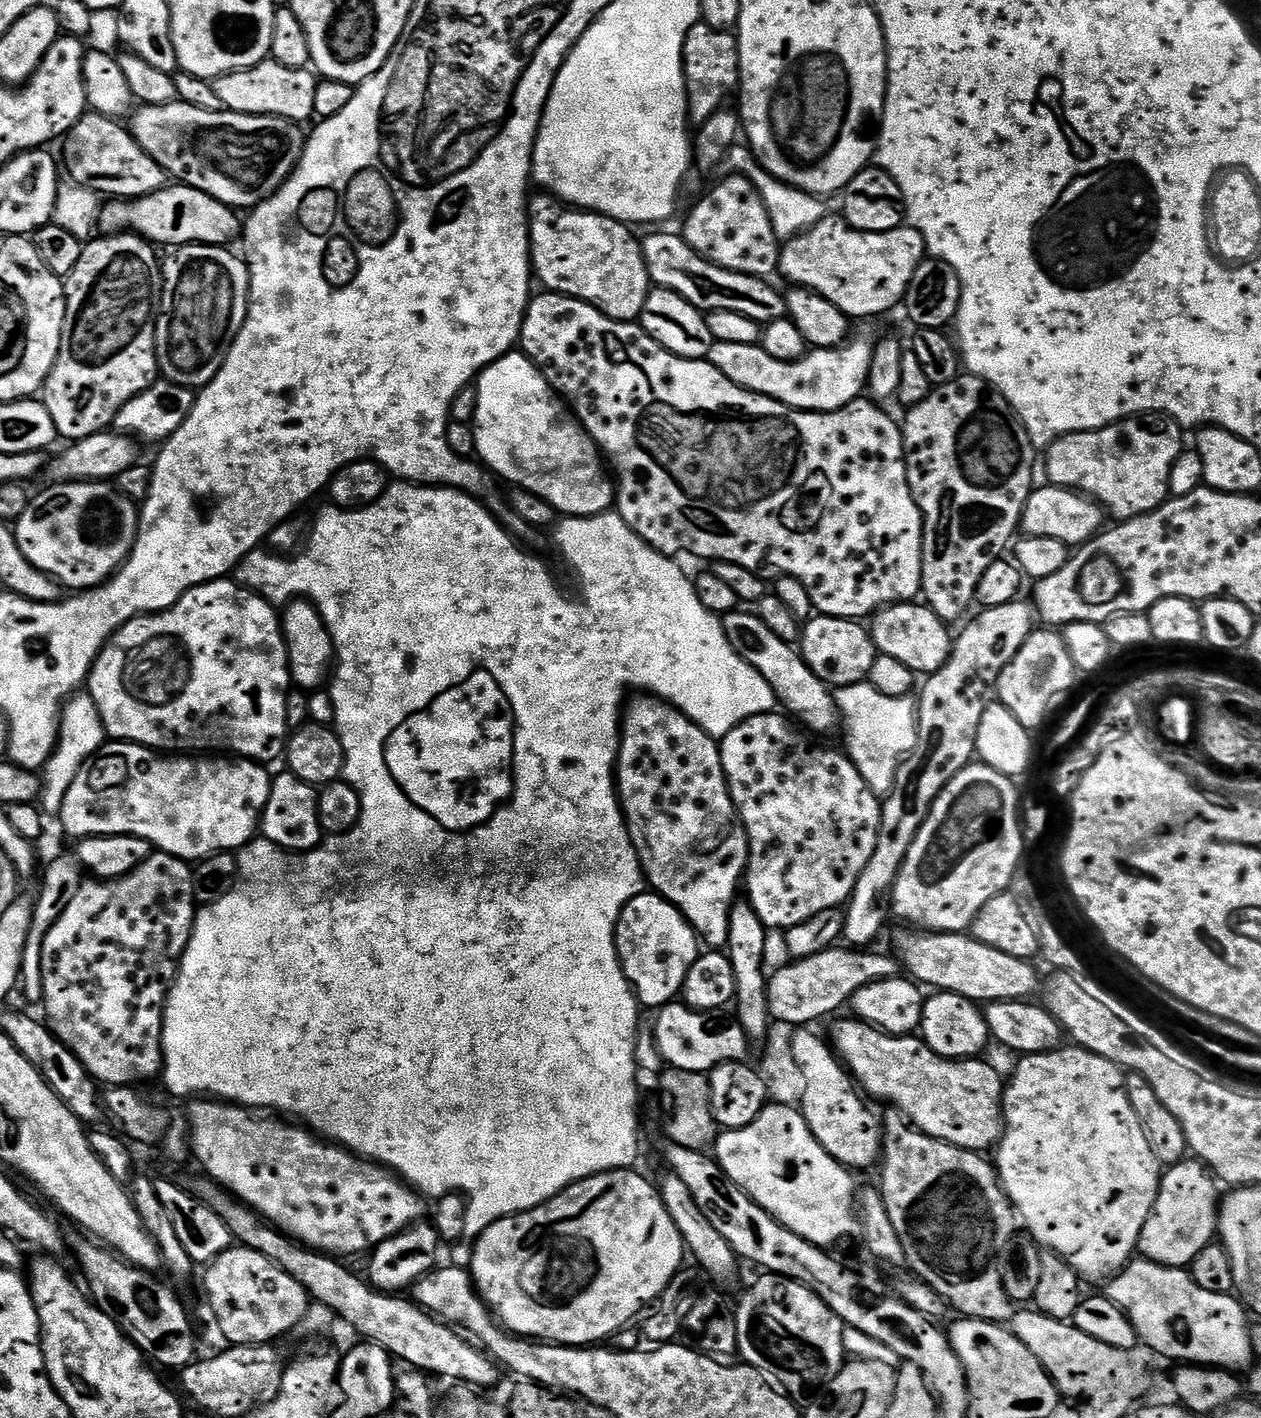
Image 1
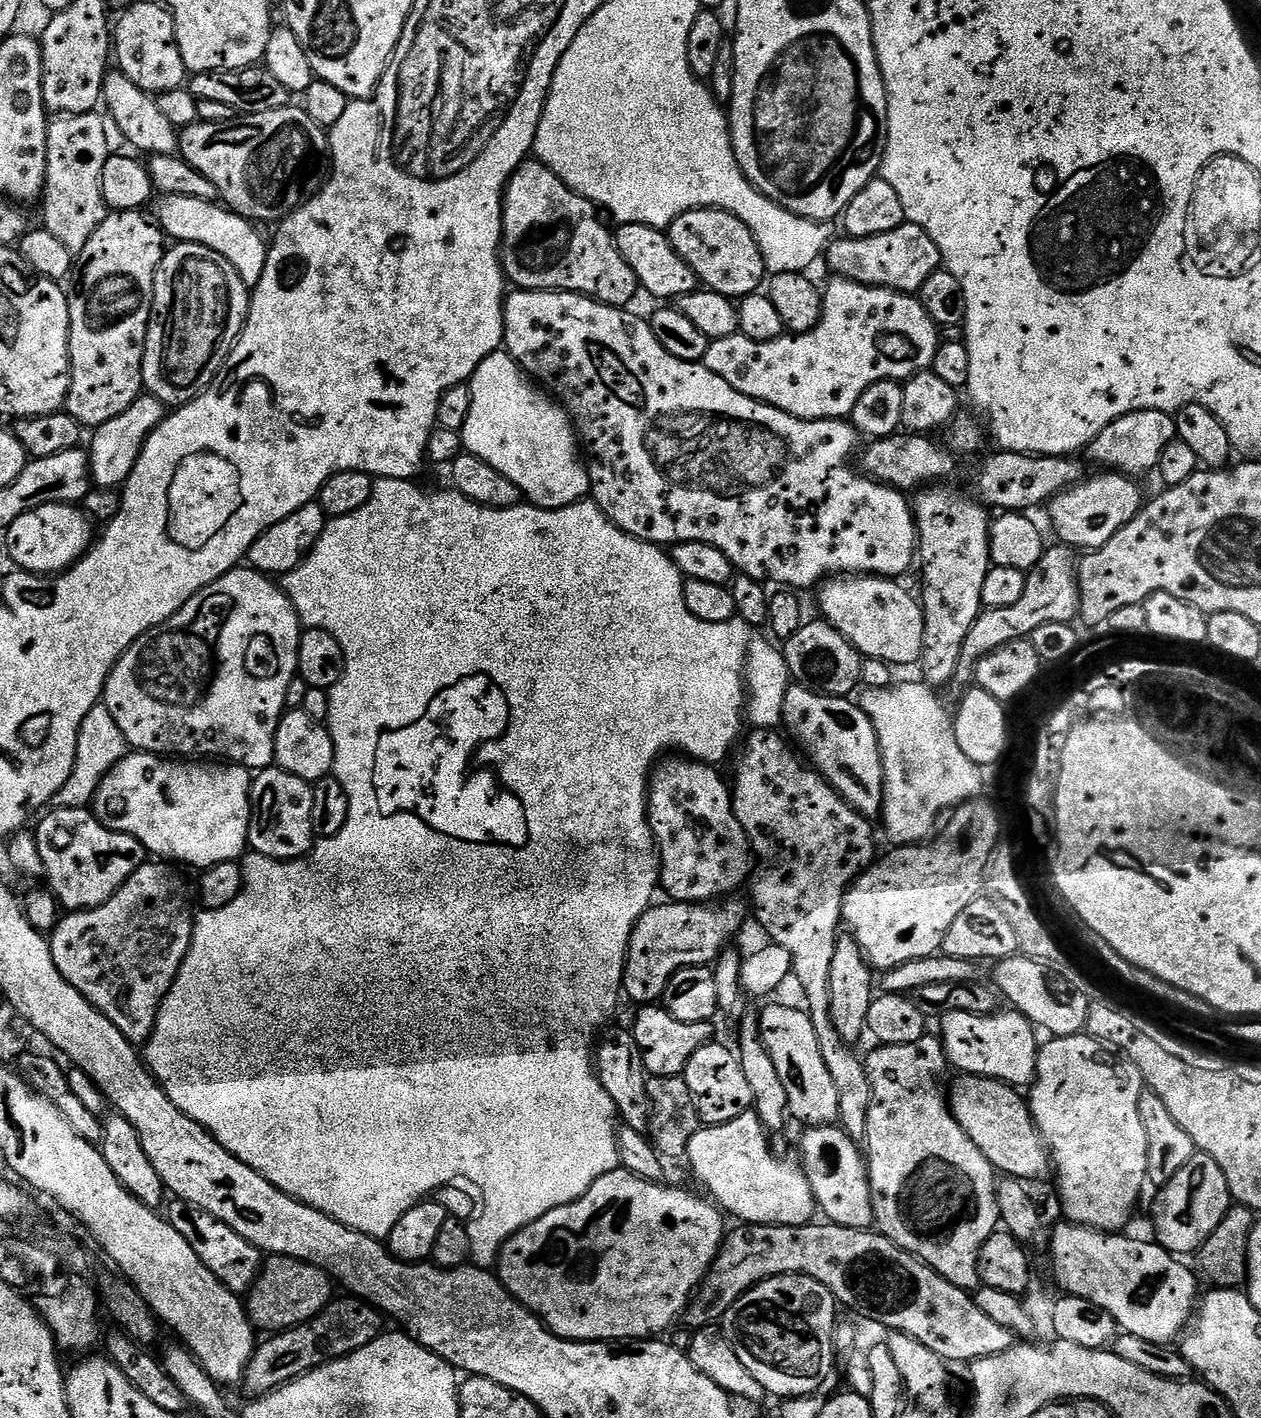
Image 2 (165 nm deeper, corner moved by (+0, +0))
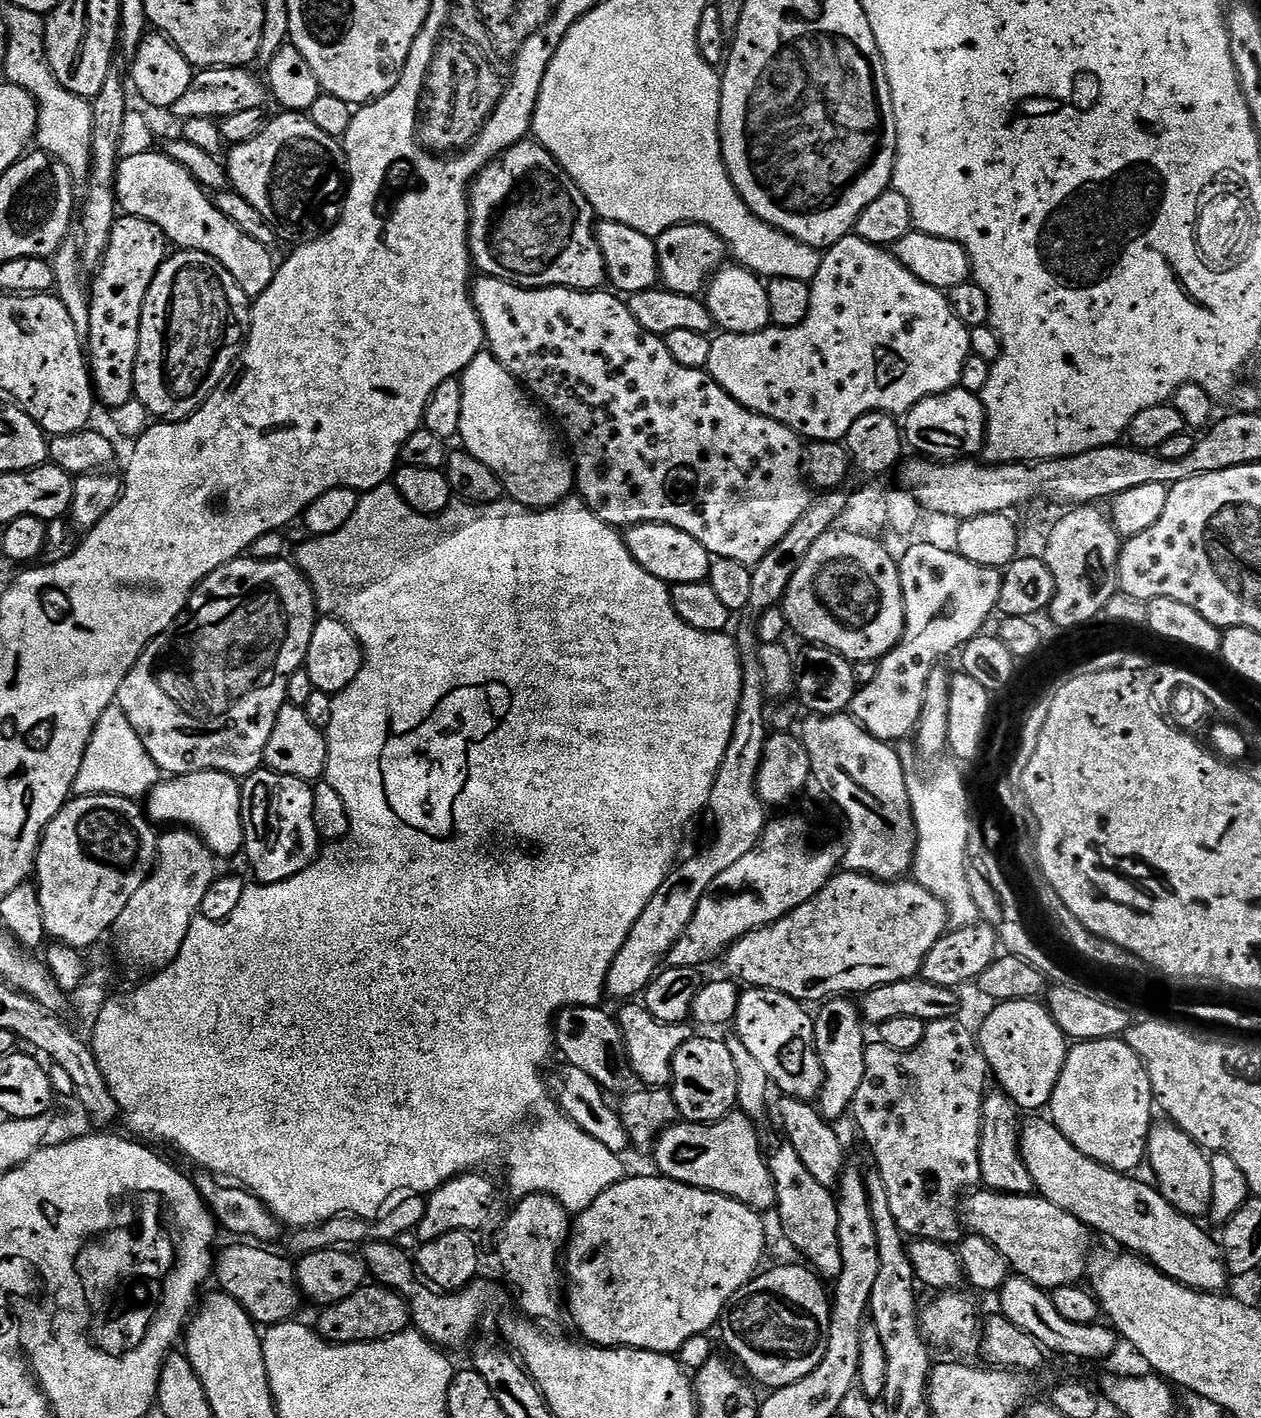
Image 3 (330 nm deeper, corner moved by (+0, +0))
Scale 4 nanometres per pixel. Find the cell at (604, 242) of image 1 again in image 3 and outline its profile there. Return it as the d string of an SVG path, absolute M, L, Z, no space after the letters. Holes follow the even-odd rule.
M525 138L510 146L502 156L497 160L491 160L476 175L468 193L468 219L468 248L472 251L472 263L483 275L505 280L520 288L571 288L574 292L595 292L605 287L608 271L606 262L602 258L602 250L596 241L594 213L590 202L586 202L582 190L578 190L578 186L564 173L560 163L535 138Z

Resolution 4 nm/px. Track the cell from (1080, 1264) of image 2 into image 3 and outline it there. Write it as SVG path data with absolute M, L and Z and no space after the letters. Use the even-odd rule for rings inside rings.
M972 1190L963 1197L960 1205L960 1219L969 1233L986 1238L990 1246L998 1246L998 1250L1006 1257L1009 1269L1017 1276L1024 1276L1034 1286L1045 1290L1080 1284L1089 1271L1088 1251L1092 1248L1093 1233L1074 1214L1066 1214L1062 1206L1054 1206L1054 1202L1045 1196L1010 1196L1007 1192L991 1190Z

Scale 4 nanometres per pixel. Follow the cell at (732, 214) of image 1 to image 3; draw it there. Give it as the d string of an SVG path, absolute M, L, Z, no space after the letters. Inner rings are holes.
M679 224L655 237L655 241L660 267L659 283L674 294L700 296L712 277L725 267L730 256L728 243L710 230L710 226L701 224Z

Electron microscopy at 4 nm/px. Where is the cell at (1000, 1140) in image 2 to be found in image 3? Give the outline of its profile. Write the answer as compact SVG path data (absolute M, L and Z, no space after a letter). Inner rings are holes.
M1028 1118L1023 1121L1020 1130L1020 1153L1022 1162L1026 1162L1026 1170L1030 1170L1033 1189L1039 1195L1045 1196L1054 1206L1062 1206L1066 1214L1074 1214L1093 1233L1101 1232L1104 1236L1109 1236L1116 1244L1121 1244L1121 1249L1135 1254L1153 1264L1163 1276L1168 1276L1171 1280L1176 1280L1180 1284L1185 1284L1187 1288L1195 1288L1198 1292L1210 1292L1220 1294L1230 1281L1230 1273L1224 1264L1224 1254L1215 1235L1212 1236L1204 1228L1199 1228L1197 1221L1190 1216L1184 1216L1166 1198L1162 1198L1159 1188L1151 1183L1143 1184L1132 1174L1115 1172L1105 1164L1094 1162L1062 1130L1058 1130L1052 1125L1051 1119L1036 1120L1040 1118Z

